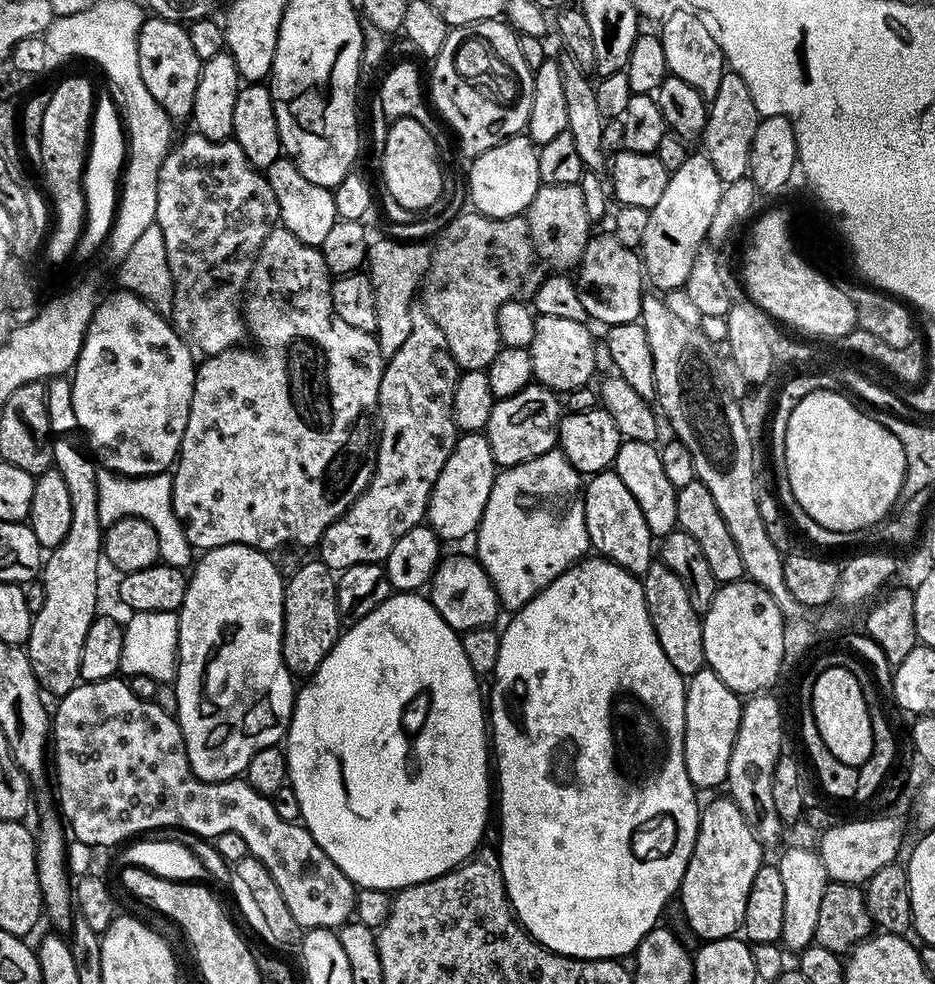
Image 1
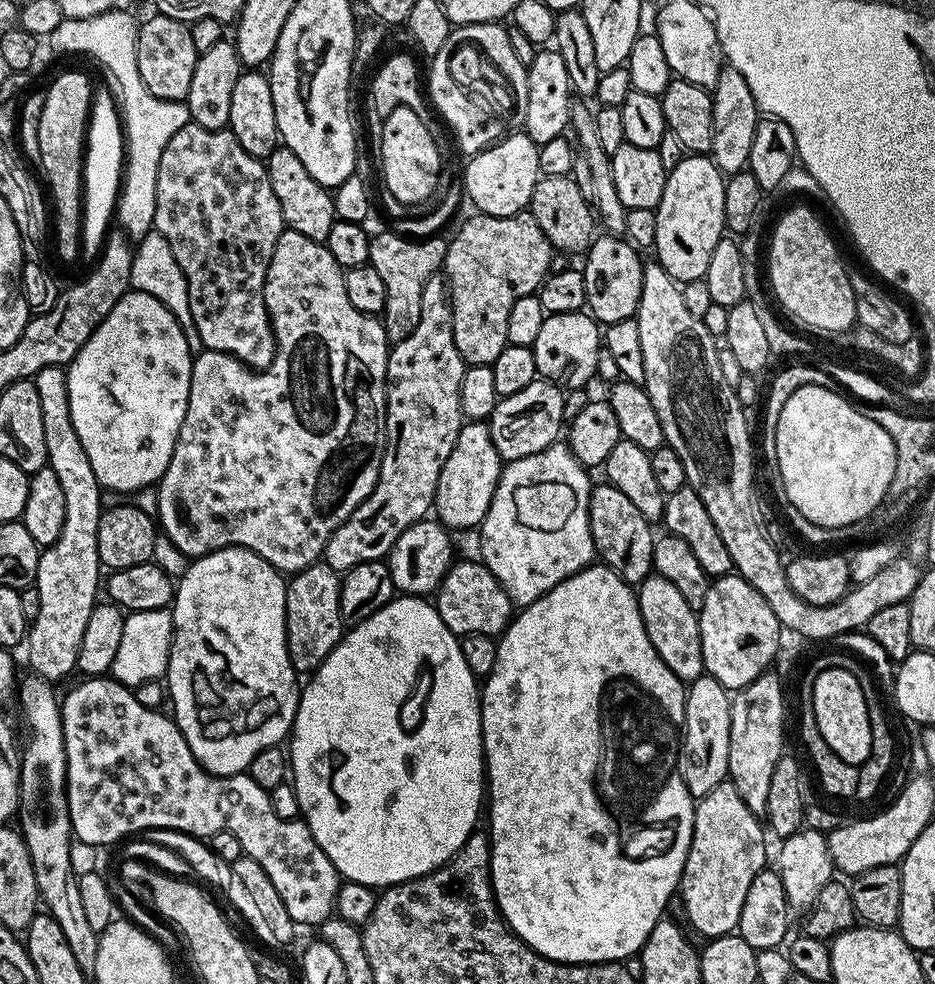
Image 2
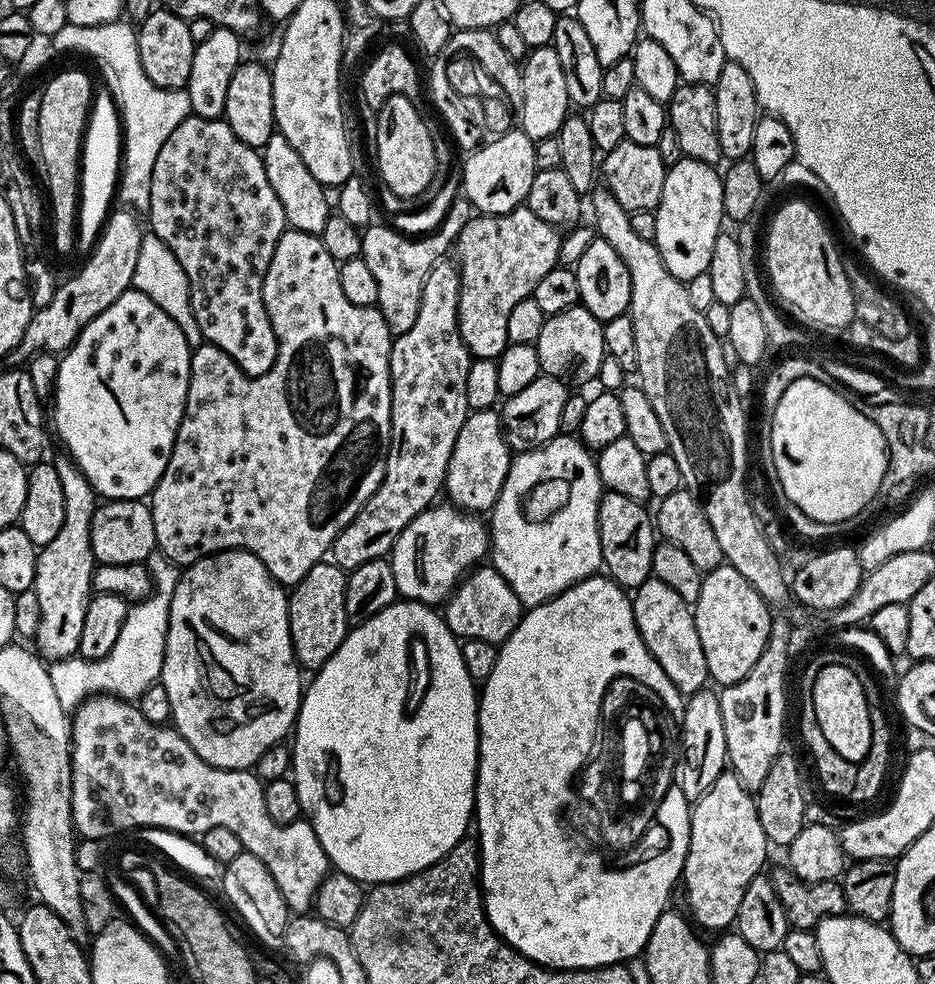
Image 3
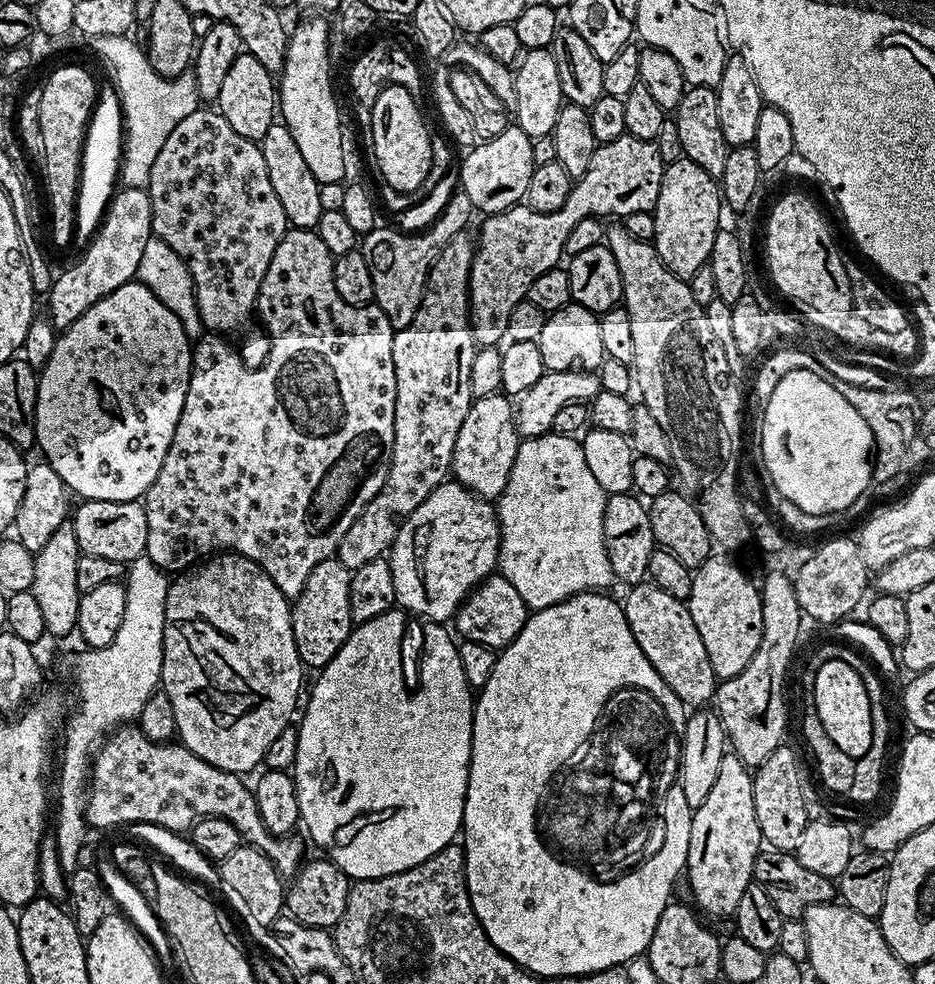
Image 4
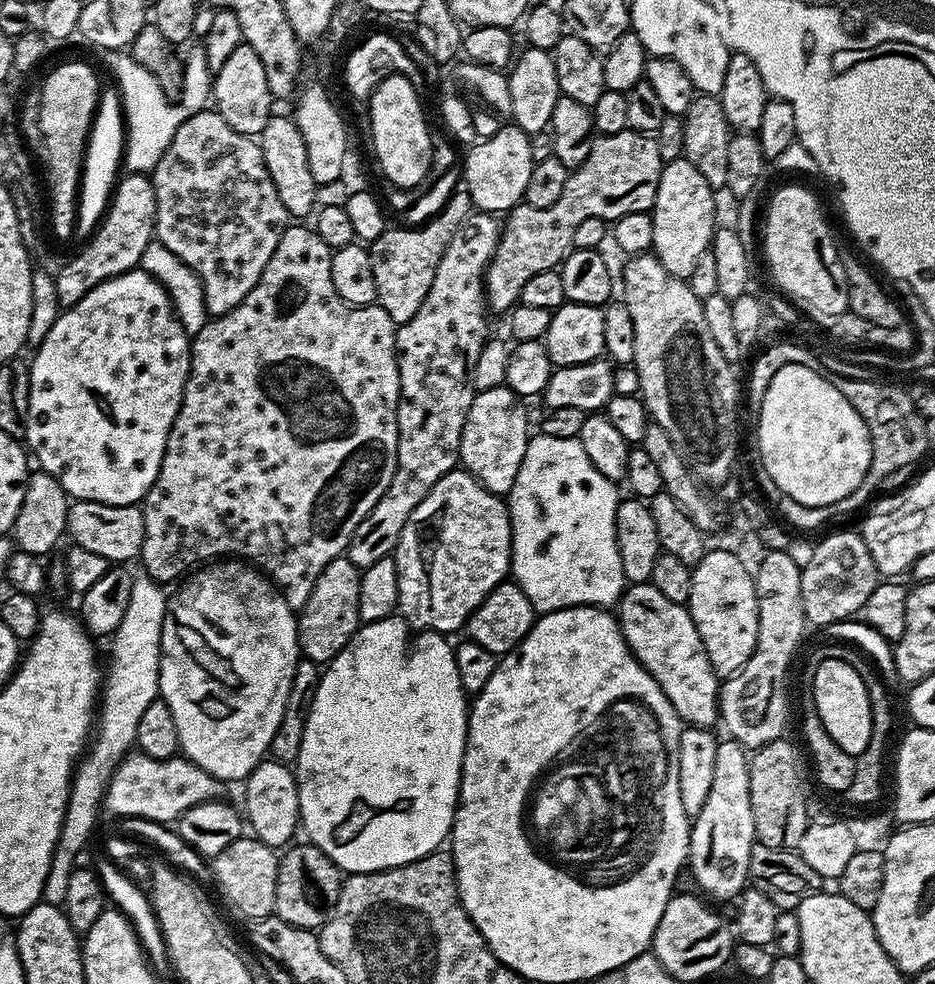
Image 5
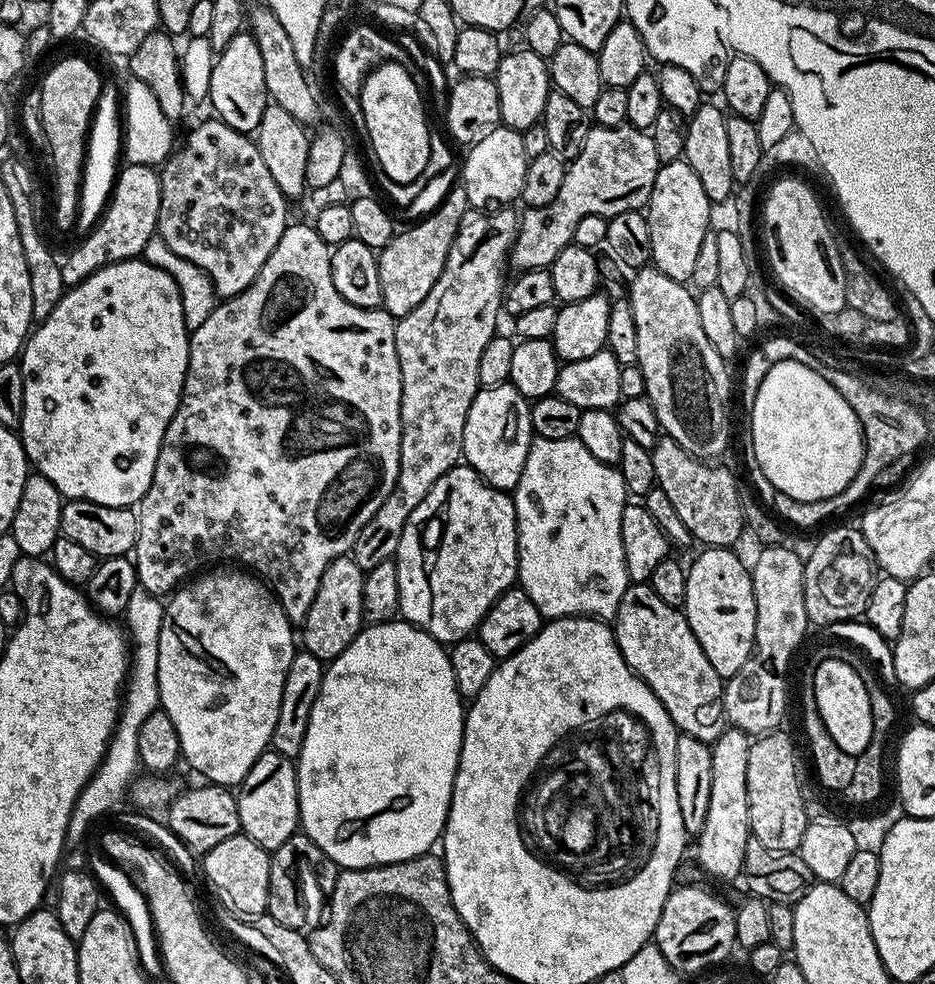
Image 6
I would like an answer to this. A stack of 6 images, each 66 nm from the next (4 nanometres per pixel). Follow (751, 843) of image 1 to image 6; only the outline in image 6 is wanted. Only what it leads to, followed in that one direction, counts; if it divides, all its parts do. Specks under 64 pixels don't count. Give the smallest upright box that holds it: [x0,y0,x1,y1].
[694,726,751,880]

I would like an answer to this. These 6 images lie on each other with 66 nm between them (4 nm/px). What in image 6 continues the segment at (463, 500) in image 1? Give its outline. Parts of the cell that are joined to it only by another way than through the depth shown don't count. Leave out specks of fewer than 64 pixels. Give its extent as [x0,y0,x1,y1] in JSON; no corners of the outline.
[463,384,534,490]

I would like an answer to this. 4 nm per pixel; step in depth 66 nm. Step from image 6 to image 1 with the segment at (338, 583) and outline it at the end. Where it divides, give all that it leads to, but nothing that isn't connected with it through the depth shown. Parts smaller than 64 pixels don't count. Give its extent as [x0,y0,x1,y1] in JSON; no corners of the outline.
[282,558,342,678]

